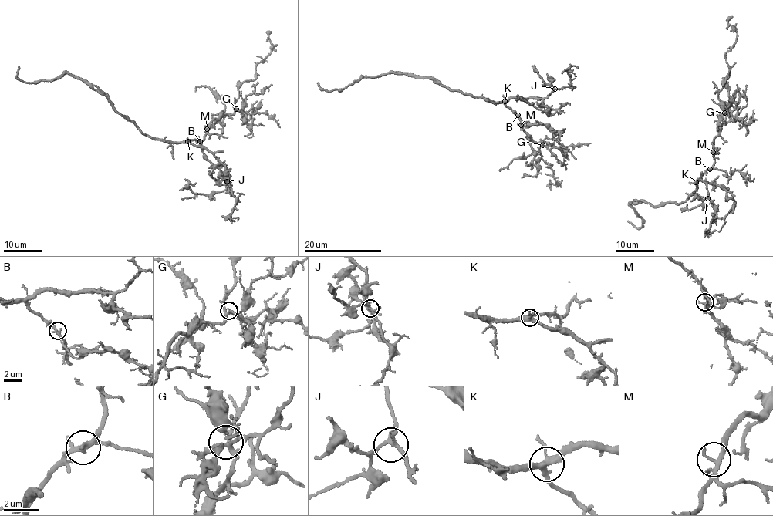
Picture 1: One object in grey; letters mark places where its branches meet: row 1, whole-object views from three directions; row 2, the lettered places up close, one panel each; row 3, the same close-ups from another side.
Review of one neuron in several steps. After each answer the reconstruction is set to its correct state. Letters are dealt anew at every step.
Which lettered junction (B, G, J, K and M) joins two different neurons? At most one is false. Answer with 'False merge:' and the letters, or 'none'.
False merge: none

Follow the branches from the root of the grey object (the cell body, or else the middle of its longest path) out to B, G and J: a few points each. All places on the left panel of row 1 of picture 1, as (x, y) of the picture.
B: (178, 142), (200, 140)
G: (178, 142), (202, 140), (209, 123), (224, 114), (231, 115), (236, 109)
J: (178, 142), (206, 147), (214, 153), (224, 166), (227, 181)

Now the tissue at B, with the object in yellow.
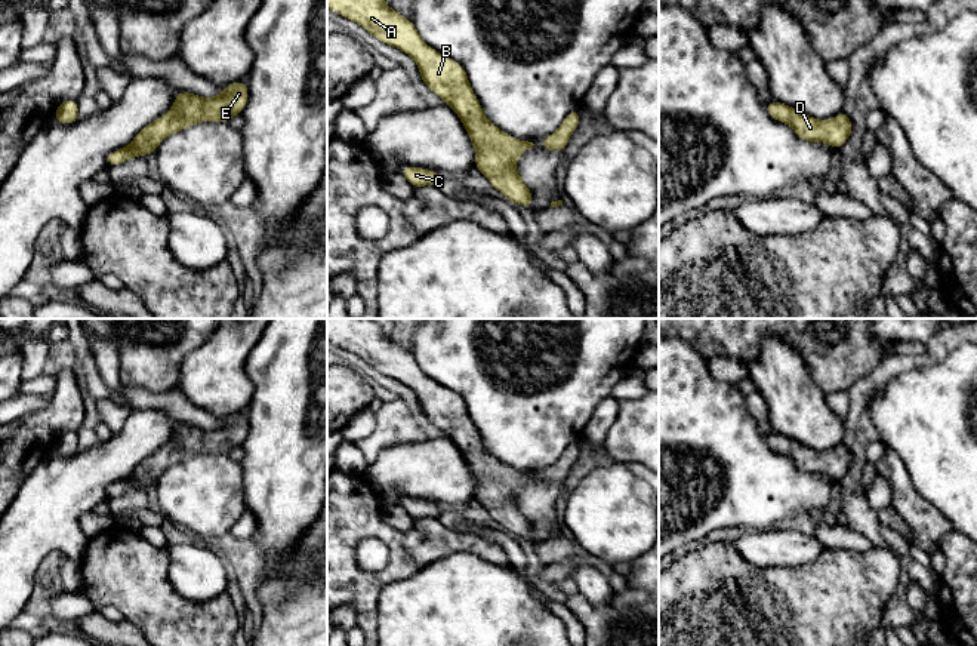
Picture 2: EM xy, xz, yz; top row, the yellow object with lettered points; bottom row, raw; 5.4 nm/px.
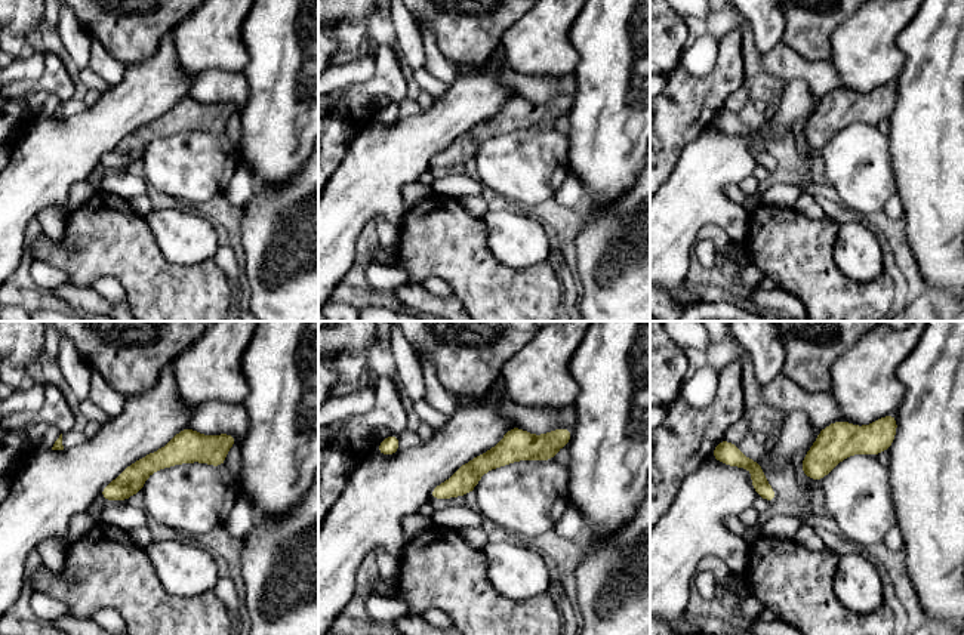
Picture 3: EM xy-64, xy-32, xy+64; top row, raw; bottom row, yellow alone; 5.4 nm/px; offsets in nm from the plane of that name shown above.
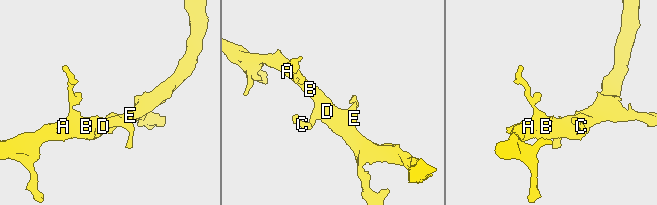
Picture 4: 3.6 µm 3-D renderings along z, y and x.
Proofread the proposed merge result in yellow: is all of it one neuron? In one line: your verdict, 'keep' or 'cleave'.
keep

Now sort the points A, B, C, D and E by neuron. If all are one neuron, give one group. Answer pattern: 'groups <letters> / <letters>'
groups A B C D E

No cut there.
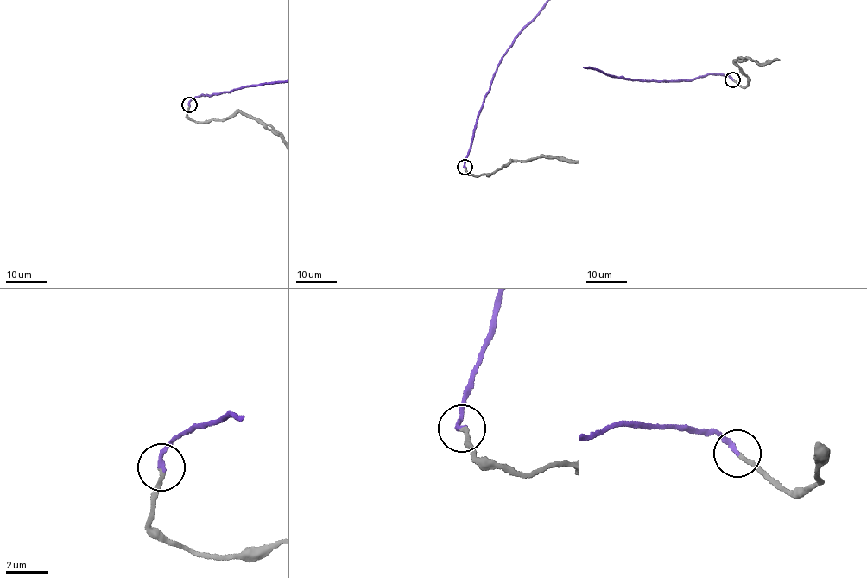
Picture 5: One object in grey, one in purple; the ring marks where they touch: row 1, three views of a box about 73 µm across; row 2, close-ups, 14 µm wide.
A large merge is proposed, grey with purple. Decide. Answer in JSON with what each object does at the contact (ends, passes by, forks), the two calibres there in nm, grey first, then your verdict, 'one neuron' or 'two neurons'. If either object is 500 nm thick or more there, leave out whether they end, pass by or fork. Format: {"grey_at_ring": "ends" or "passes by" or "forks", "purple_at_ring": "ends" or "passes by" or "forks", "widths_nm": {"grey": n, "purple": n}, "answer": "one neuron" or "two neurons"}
{"grey_at_ring": "ends", "purple_at_ring": "ends", "widths_nm": {"grey": 190, "purple": 220}, "answer": "one neuron"}

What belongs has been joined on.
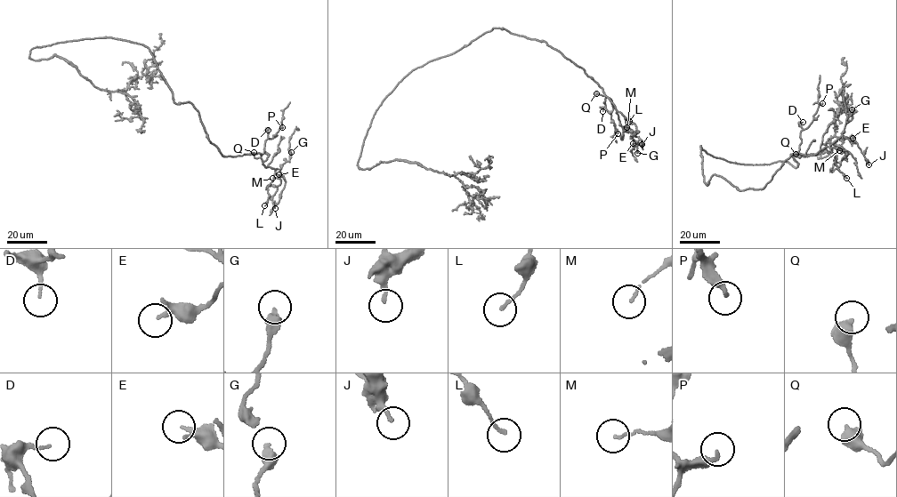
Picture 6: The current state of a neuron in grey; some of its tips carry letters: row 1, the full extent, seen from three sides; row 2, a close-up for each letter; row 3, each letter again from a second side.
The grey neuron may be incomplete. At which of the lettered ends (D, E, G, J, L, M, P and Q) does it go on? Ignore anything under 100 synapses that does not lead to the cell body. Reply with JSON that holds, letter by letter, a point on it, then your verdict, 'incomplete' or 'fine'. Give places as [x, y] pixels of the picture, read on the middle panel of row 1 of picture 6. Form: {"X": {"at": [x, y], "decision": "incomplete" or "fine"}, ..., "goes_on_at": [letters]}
{"D": {"at": [602, 111], "decision": "fine"}, "E": {"at": [633, 143], "decision": "fine"}, "G": {"at": [637, 153], "decision": "fine"}, "J": {"at": [642, 144], "decision": "fine"}, "L": {"at": [629, 121], "decision": "fine"}, "M": {"at": [626, 127], "decision": "fine"}, "P": {"at": [618, 133], "decision": "fine"}, "Q": {"at": [596, 93], "decision": "fine"}, "goes_on_at": []}

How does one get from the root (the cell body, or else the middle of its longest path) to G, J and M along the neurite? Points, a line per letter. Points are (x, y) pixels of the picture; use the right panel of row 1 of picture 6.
G: (702, 149), (705, 184), (715, 174), (739, 190), (763, 188), (791, 155), (815, 155), (836, 140), (852, 109)
J: (702, 149), (705, 184), (715, 174), (739, 190), (763, 188), (791, 155), (815, 155), (841, 136), (868, 164)
M: (702, 149), (705, 184), (715, 174), (741, 190), (763, 188), (795, 153), (839, 150)

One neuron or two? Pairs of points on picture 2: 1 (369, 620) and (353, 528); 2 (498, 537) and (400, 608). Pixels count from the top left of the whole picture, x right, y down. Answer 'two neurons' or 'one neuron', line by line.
1: one neuron
2: two neurons

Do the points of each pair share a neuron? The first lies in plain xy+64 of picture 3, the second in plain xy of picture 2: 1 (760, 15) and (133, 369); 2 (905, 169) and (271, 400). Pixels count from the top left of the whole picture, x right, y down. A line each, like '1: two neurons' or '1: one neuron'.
1: two neurons
2: one neuron

